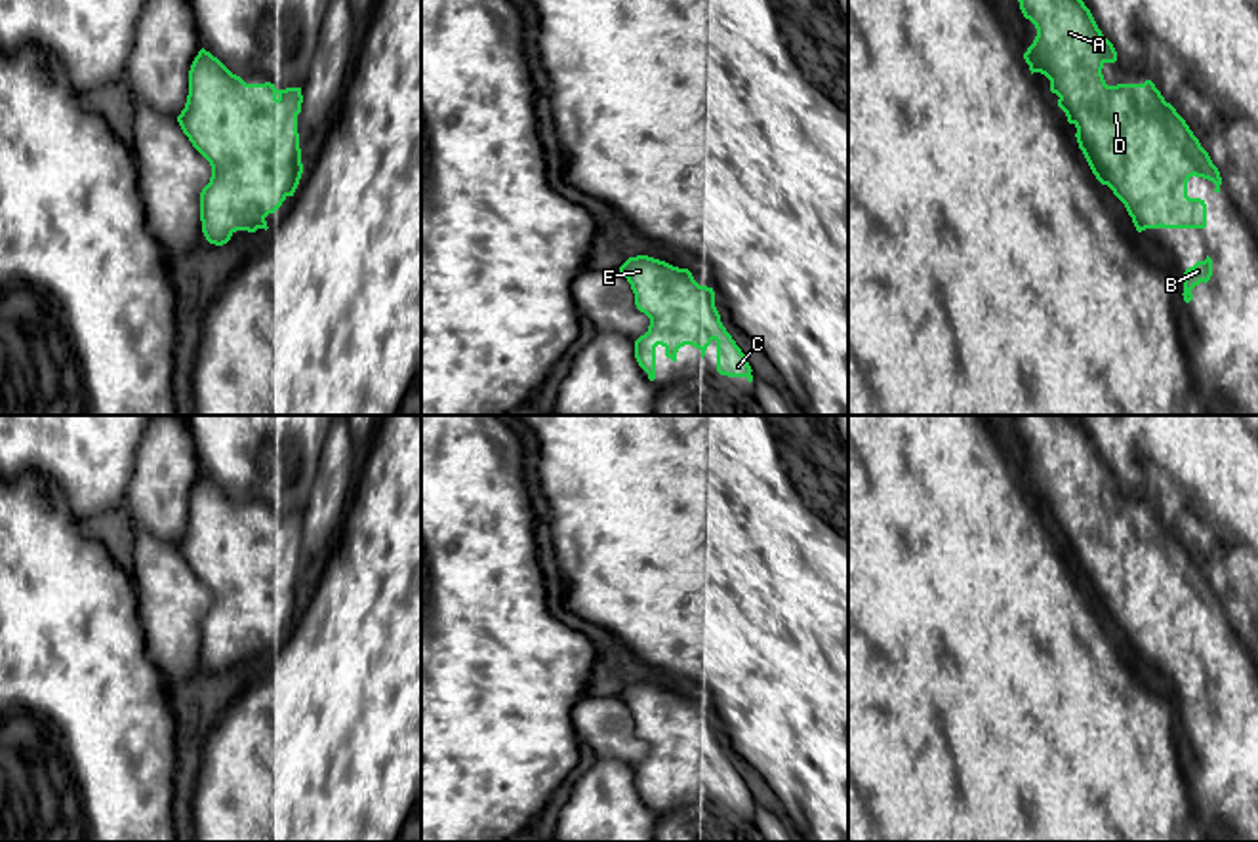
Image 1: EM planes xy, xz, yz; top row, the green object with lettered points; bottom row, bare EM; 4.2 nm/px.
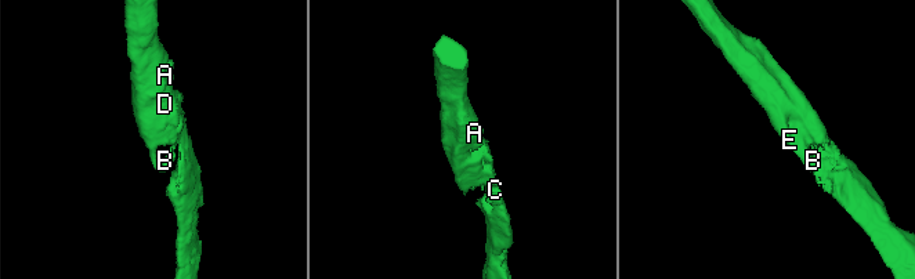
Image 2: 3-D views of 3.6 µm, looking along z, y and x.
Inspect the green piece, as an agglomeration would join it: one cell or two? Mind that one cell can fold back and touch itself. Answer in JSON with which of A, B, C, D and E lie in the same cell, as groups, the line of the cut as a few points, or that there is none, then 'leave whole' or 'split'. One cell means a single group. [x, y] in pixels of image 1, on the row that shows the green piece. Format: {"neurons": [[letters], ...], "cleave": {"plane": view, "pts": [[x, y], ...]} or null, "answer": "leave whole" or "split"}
{"neurons": [["A", "B", "C", "D", "E"]], "cleave": null, "answer": "leave whole"}

